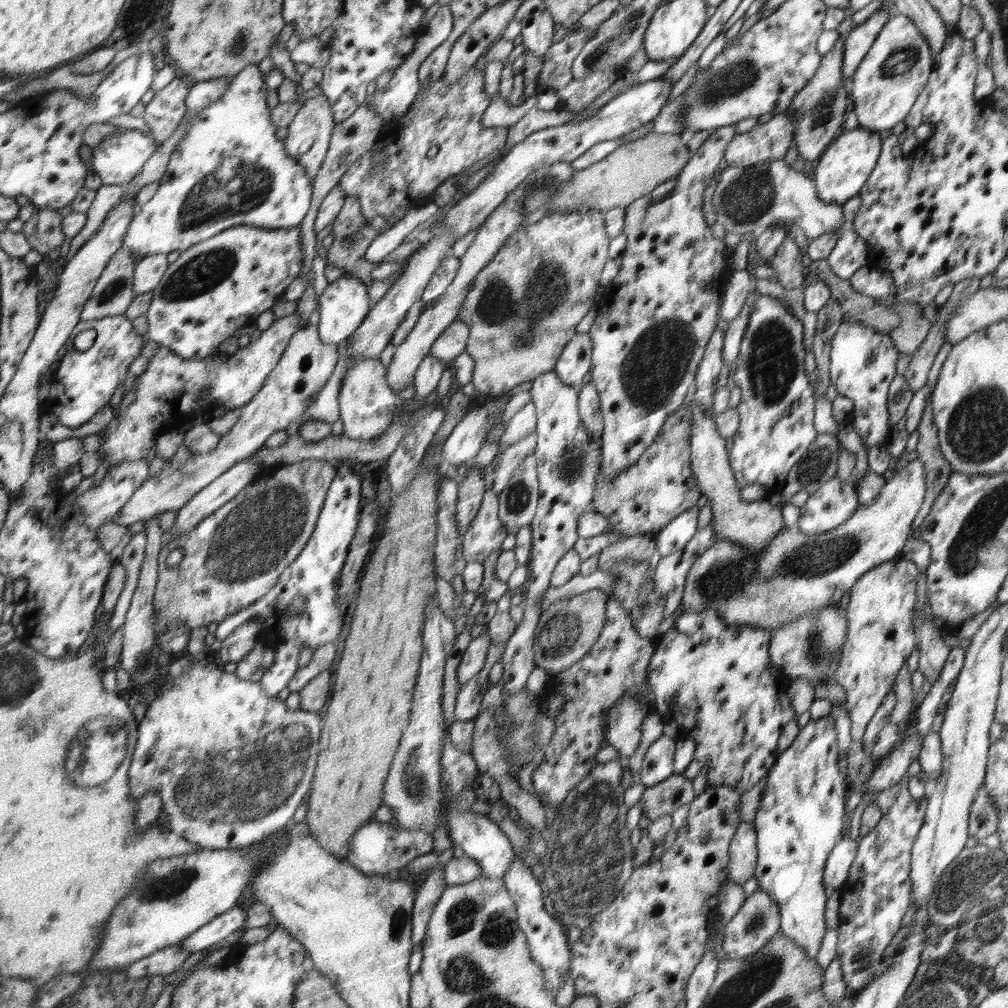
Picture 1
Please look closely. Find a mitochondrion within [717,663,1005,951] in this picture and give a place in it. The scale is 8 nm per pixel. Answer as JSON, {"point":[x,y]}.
{"point":[974,870]}

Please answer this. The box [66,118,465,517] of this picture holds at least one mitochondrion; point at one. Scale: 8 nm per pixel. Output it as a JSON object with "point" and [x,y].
{"point":[232,188]}

